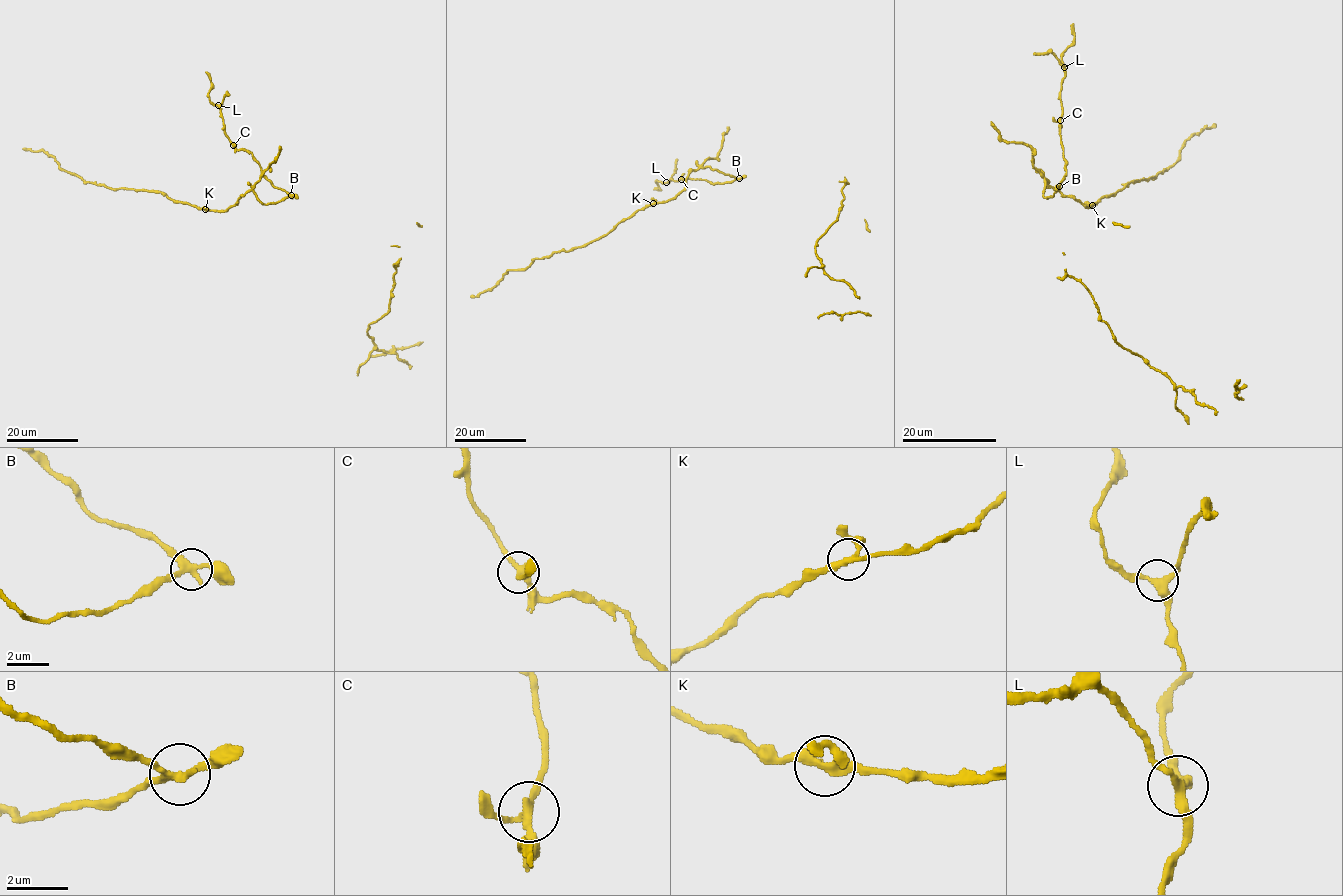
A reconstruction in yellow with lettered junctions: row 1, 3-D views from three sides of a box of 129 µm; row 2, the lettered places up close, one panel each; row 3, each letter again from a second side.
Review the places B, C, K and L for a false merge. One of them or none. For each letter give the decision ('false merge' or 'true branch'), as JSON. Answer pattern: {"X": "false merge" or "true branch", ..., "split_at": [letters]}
{"B": "false merge", "C": "true branch", "K": "true branch", "L": "true branch", "split_at": ["B"]}

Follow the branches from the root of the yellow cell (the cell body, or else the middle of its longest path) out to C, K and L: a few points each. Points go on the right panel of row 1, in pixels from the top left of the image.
C: (1059, 186), (1066, 173), (1060, 120)
K: (1059, 186), (1053, 196), (1044, 196), (1045, 179), (1049, 186), (1072, 196), (1086, 206), (1092, 205)
L: (1059, 186), (1066, 173), (1059, 126), (1062, 114), (1060, 92), (1064, 67)

